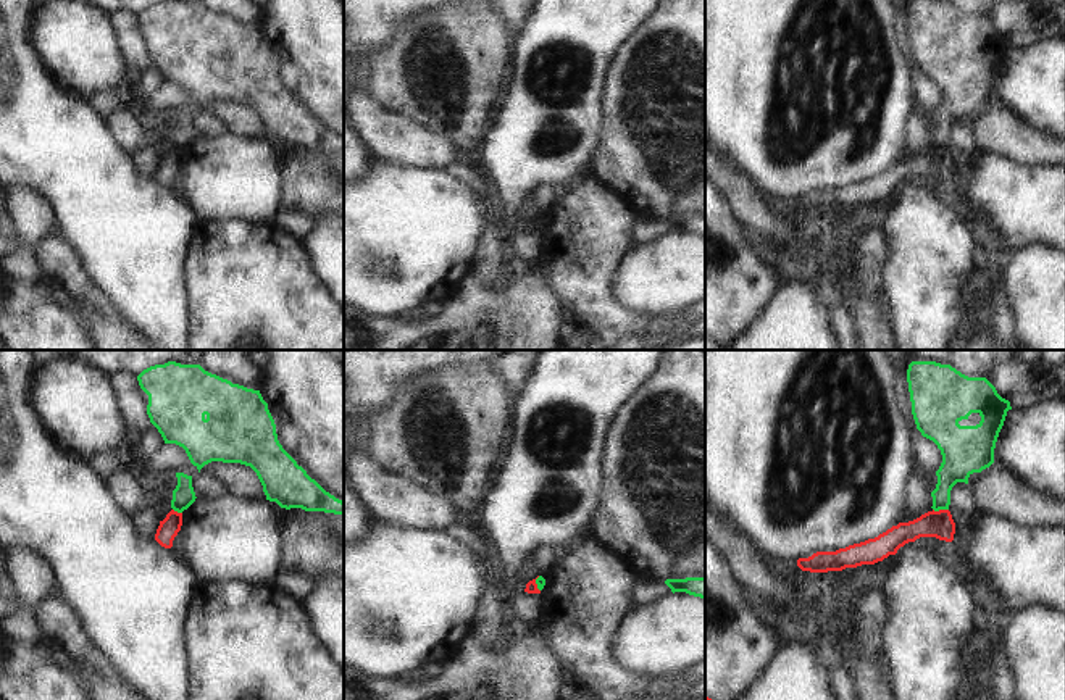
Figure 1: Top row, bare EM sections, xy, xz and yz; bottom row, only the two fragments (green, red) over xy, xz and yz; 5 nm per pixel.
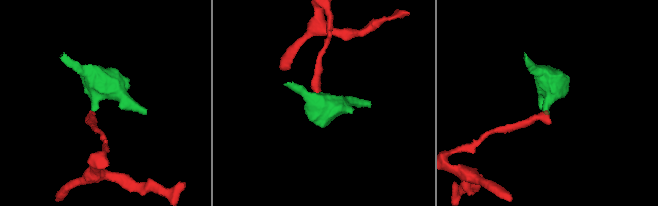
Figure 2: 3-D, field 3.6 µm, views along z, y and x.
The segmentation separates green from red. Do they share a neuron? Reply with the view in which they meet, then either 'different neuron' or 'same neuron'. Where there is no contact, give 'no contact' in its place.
yz | different neuron

